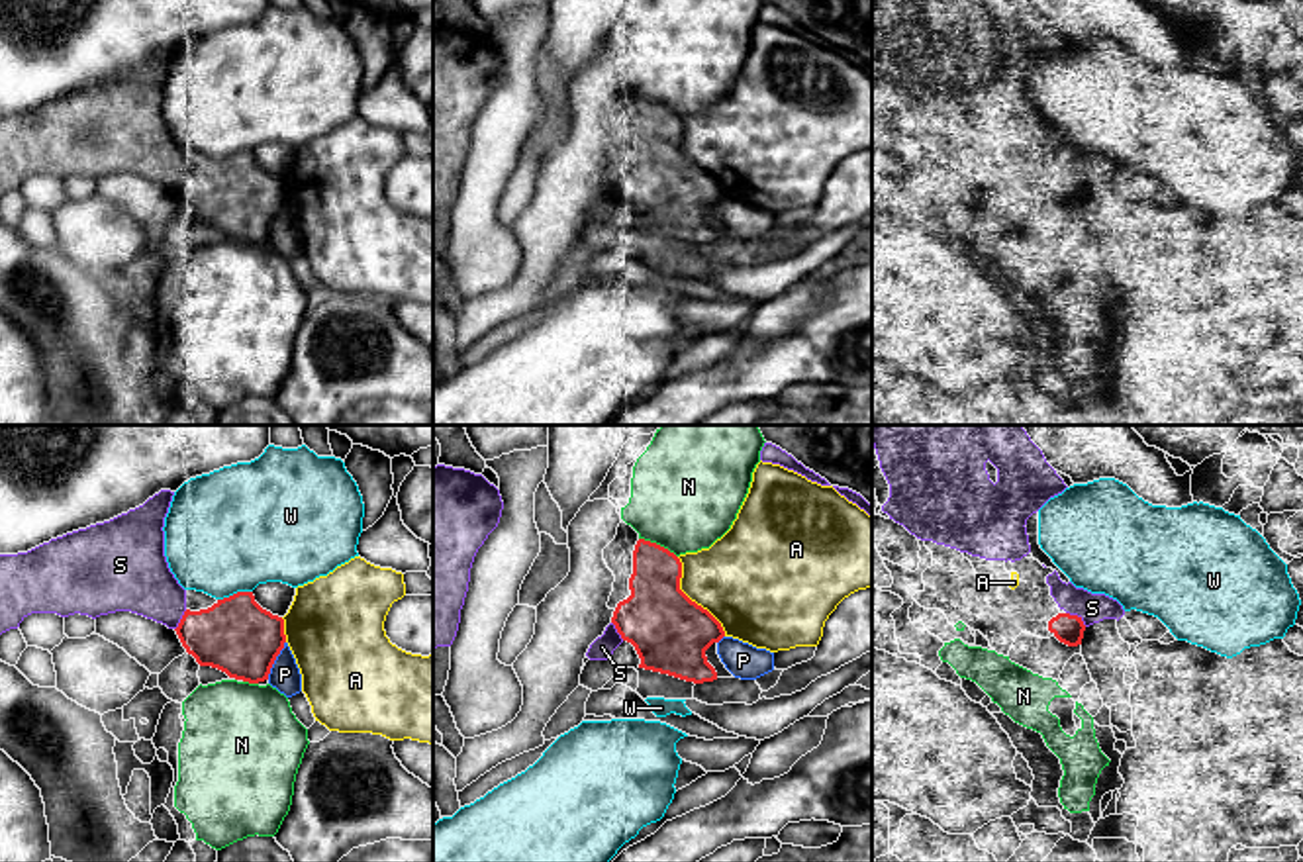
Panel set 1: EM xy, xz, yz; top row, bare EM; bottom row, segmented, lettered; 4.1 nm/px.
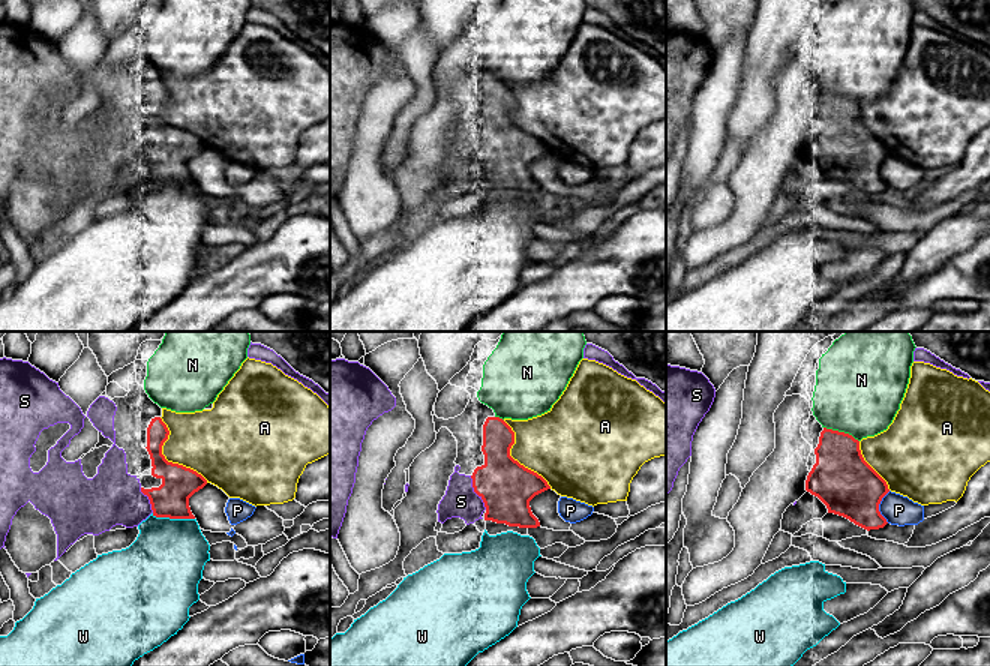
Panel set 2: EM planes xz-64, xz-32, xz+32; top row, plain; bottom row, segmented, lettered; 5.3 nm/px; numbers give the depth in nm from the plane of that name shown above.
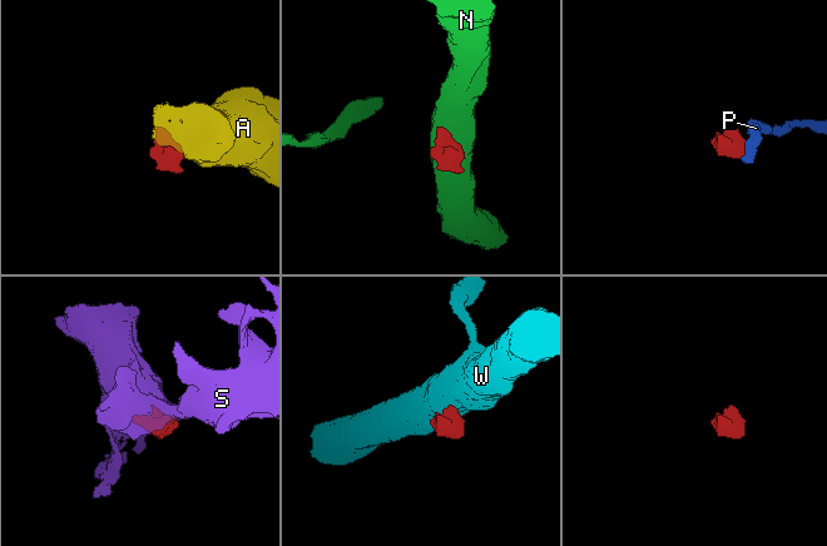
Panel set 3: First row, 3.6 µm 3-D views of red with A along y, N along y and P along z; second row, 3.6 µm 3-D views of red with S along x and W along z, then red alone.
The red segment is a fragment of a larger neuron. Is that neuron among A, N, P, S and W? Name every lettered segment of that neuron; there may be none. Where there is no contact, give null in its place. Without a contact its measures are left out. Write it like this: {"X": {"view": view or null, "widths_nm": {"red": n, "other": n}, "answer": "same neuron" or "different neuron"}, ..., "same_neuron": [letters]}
{"A": {"view": "xz", "widths_nm": {"red": 320, "other": 400}, "answer": "different neuron"}, "N": {"view": "xz", "widths_nm": {"red": 240, "other": 460}, "answer": "different neuron"}, "P": {"view": "xy", "widths_nm": {"red": 320, "other": 130}, "answer": "different neuron"}, "S": {"view": "yz", "widths_nm": {"red": 120, "other": 120}, "answer": "same neuron"}, "W": {"view": "xy", "widths_nm": {"red": 320, "other": 480}, "answer": "different neuron"}, "same_neuron": ["S"]}

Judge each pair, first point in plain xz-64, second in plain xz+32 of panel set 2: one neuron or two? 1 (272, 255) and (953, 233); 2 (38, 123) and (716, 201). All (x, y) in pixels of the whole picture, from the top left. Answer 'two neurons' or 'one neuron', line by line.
1: two neurons
2: one neuron

